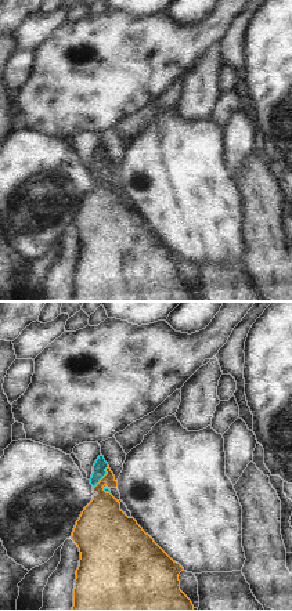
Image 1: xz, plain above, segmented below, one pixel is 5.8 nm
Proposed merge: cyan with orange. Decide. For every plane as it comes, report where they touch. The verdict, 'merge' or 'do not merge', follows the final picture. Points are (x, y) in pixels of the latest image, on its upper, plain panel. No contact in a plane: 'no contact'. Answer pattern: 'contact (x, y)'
contact (103, 166)

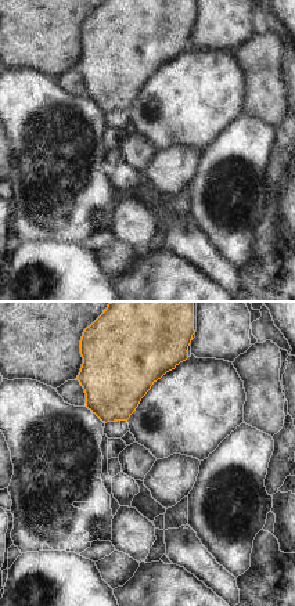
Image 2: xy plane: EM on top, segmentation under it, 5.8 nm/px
contact (114, 111)

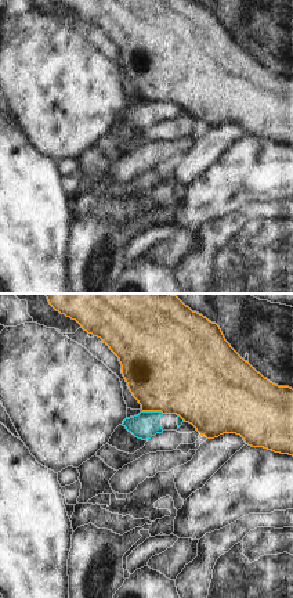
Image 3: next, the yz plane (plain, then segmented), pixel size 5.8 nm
contact (154, 101)

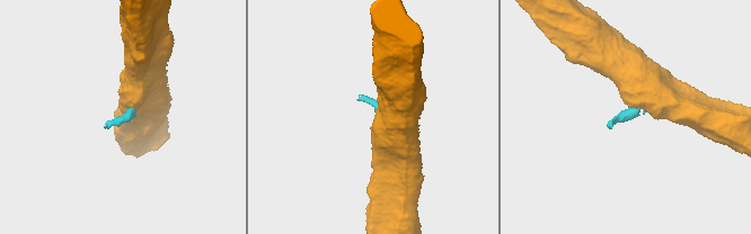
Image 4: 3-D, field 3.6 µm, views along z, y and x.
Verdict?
do not merge

